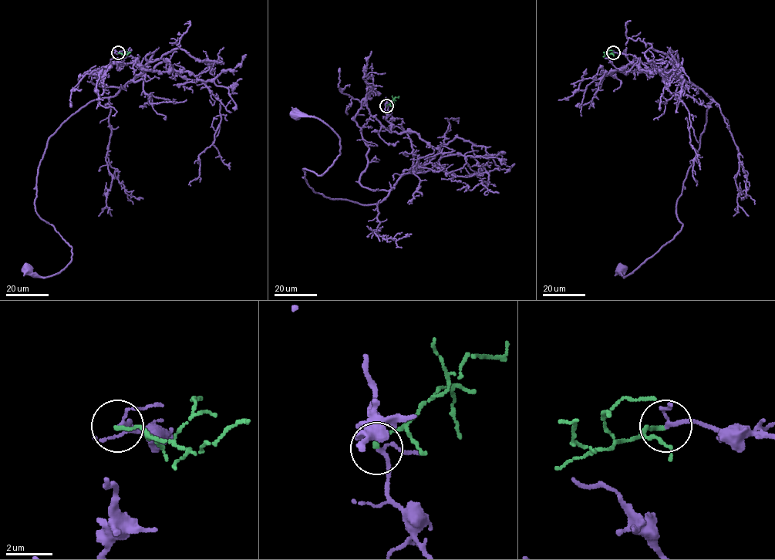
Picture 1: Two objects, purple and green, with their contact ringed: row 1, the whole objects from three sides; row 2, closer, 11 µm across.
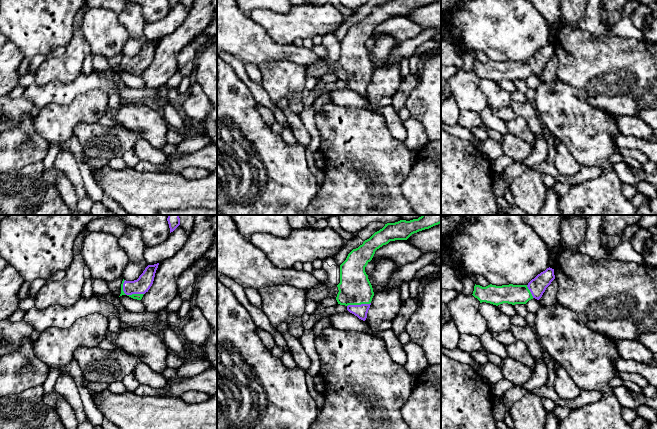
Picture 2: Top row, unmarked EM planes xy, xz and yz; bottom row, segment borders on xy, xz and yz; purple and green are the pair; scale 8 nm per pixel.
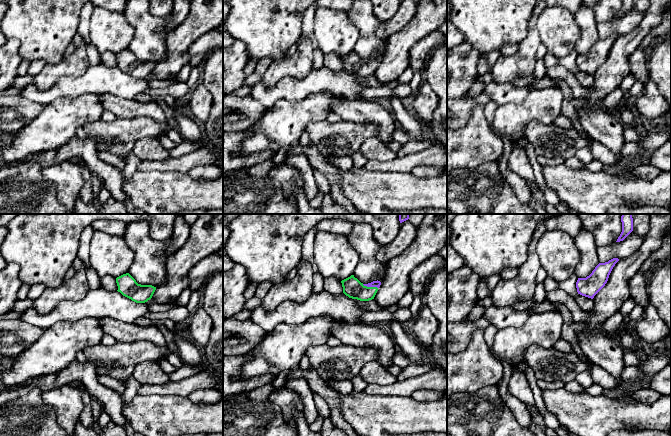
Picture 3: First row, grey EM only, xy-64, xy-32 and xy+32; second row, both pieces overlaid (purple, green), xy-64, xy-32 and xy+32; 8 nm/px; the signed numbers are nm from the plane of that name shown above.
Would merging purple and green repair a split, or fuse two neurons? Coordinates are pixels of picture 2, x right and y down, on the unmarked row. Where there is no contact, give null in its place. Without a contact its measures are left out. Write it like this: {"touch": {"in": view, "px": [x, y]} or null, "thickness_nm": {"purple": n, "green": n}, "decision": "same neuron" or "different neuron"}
{"touch": {"in": "xy", "px": [128, 70]}, "thickness_nm": {"purple": 130, "green": 50}, "decision": "same neuron"}

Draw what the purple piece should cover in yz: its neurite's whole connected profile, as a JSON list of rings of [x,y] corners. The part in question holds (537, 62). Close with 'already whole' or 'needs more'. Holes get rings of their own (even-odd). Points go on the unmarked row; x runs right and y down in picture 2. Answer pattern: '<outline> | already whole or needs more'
[[[549,43],[538,50],[527,61],[509,60],[496,62],[490,60],[486,63],[482,63],[475,60],[472,71],[477,74],[480,79],[486,78],[496,82],[503,79],[512,81],[526,80],[533,74],[539,76],[554,55],[554,45]]] | needs more

